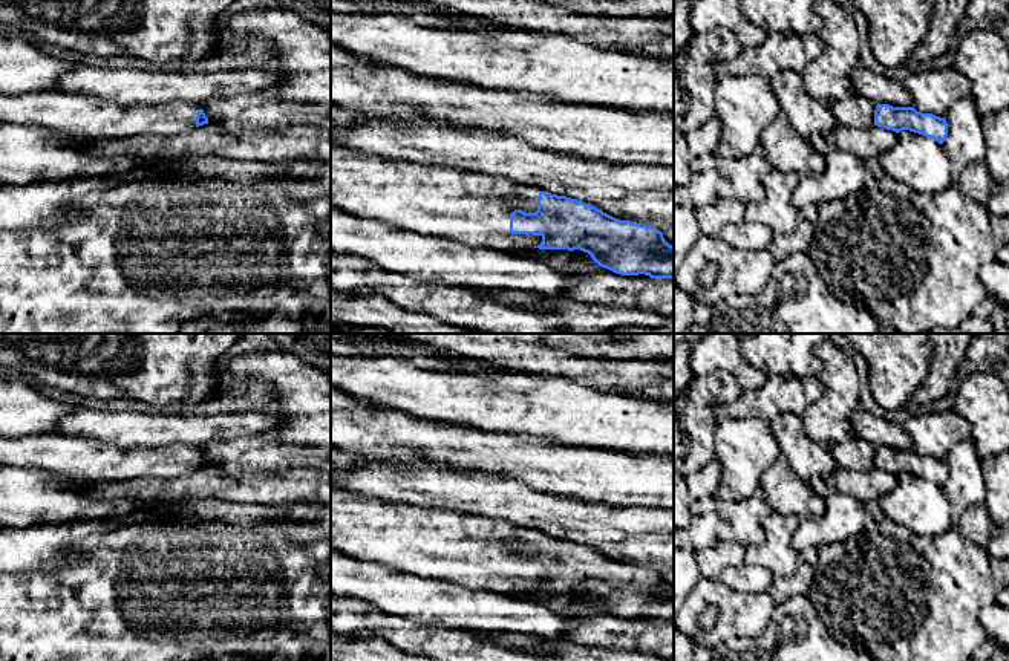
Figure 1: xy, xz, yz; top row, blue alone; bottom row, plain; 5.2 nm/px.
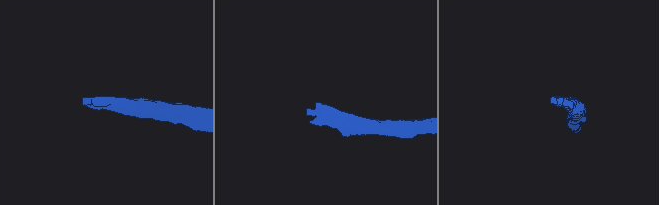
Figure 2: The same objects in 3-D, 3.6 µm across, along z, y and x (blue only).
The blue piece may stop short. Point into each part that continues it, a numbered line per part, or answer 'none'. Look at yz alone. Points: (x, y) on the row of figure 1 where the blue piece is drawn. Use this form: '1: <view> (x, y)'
none

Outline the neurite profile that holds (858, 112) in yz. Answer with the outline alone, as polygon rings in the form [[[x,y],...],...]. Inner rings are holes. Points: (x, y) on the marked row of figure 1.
[[[851,92],[844,99],[831,99],[827,104],[833,110],[839,125],[860,130],[868,130],[874,125],[877,104],[856,92]]]

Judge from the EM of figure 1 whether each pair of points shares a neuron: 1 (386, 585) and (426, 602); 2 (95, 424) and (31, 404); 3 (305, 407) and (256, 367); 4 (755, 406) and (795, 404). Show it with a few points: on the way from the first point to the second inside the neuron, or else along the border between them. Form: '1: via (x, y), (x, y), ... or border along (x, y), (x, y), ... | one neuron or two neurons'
1: via (395, 591), (417, 599) | one neuron
2: border along (80, 407), (69, 412), (55, 430) | two neurons
3: via (293, 395), (268, 371) | one neuron
4: via (764, 404), (786, 404) | one neuron

